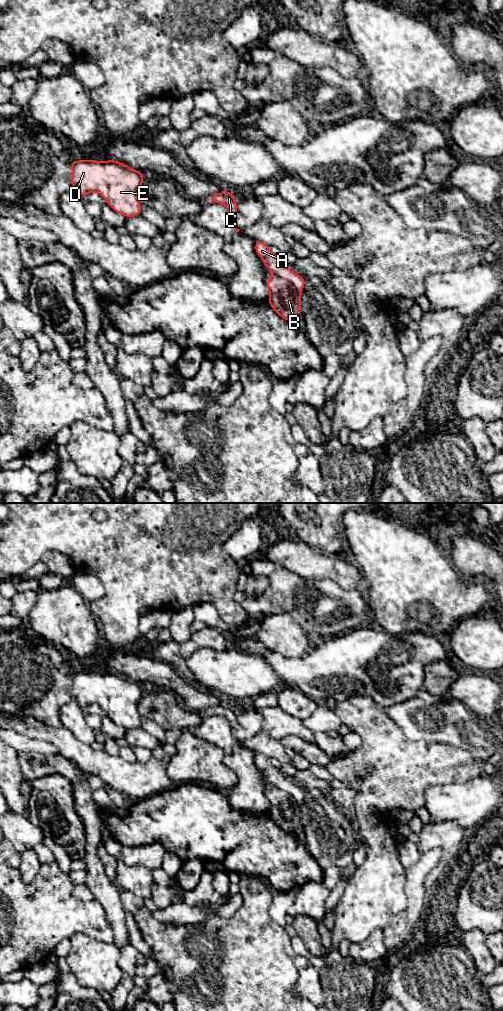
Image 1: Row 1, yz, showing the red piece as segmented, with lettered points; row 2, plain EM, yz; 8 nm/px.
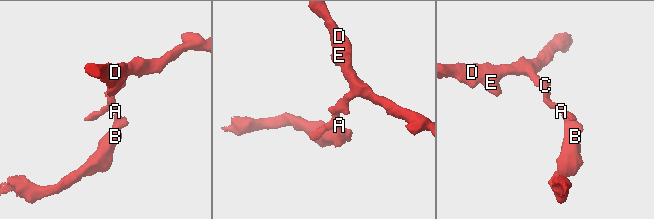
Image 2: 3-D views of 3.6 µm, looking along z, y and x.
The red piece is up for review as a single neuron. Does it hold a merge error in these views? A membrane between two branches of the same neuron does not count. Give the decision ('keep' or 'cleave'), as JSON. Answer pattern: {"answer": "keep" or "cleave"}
{"answer": "cleave"}

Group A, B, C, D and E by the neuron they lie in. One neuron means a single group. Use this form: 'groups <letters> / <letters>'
groups A C D E / B

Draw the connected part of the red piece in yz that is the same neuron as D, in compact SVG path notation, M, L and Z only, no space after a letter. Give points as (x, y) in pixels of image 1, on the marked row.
M93 159L87 161L72 160L71 168L70 182L72 188L75 188L84 199L88 193L98 192L115 212L124 215L126 218L141 215L141 206L137 194L143 185L143 172L112 159L106 162Z

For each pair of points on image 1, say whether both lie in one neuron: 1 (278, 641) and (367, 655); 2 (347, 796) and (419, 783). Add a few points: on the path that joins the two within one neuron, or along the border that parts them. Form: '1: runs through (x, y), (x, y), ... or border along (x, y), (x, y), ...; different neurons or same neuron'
1: border along (313, 646), (303, 656), (298, 658), (291, 657); different neurons
2: border along (355, 793), (354, 812), (357, 818); different neurons

